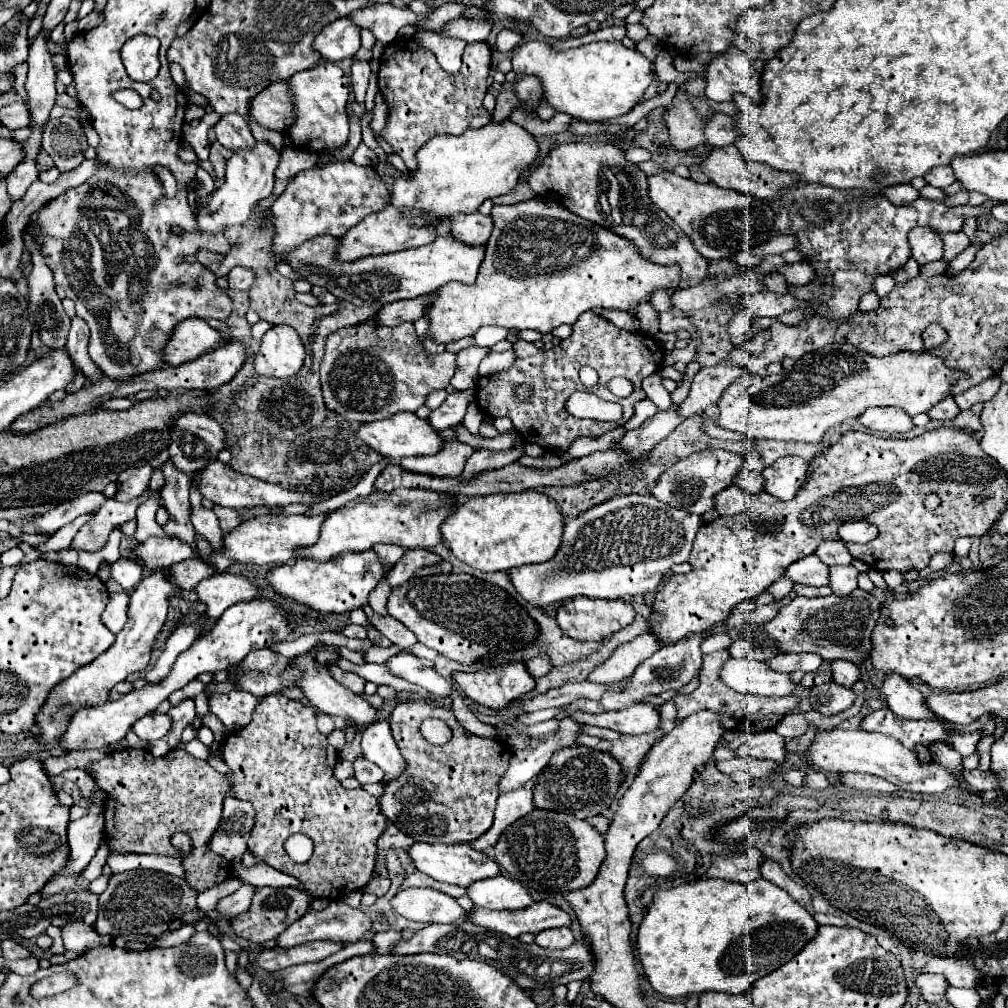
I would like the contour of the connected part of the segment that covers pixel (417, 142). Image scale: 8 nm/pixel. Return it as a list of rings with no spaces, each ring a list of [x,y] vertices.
[[[397,38],[381,54],[379,90],[389,106],[389,122],[381,136],[415,170],[417,150],[437,134],[463,134],[467,128],[485,126],[491,114],[483,108],[487,76],[491,68],[491,46],[487,42],[467,44],[463,66],[457,74],[447,74],[431,50],[421,48],[415,38]]]

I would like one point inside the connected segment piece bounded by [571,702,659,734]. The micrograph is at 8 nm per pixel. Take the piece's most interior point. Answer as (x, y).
(641, 718)

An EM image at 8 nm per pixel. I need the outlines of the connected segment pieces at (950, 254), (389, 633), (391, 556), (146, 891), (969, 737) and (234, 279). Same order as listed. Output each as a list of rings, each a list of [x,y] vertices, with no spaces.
[[[947,232],[943,234],[943,260],[945,262],[951,262],[957,254],[961,254],[969,244],[971,240],[965,236],[965,232]]]
[[[365,606],[363,610],[365,610],[369,622],[373,622],[373,626],[383,636],[387,636],[393,644],[397,644],[399,648],[411,648],[415,642],[419,642],[419,640],[415,640],[415,634],[407,626],[403,626],[401,622],[397,622],[395,618],[391,618],[391,616],[379,616],[369,606]]]
[[[381,544],[381,546],[375,546],[373,548],[377,554],[379,554],[379,558],[391,568],[409,548],[399,548],[399,546],[385,546],[385,544]]]
[[[133,870],[113,874],[105,892],[99,896],[99,914],[95,928],[101,936],[137,936],[149,934],[159,938],[169,930],[173,920],[179,920],[185,912],[197,906],[197,892],[187,886],[179,876],[155,872],[155,870]]]
[[[951,728],[951,734],[949,736],[949,746],[953,750],[957,750],[961,756],[969,756],[975,752],[977,748],[977,742],[983,738],[983,732],[981,730],[975,730],[975,732],[961,732],[961,730],[955,730]]]
[[[237,266],[229,272],[229,290],[249,290],[255,280],[255,270]]]

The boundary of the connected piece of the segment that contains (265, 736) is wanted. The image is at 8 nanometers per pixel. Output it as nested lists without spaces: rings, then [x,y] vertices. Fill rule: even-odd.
[[[269,694],[253,710],[253,720],[243,728],[235,730],[223,742],[223,760],[233,770],[231,794],[239,800],[253,802],[257,816],[255,828],[249,838],[249,850],[273,868],[295,876],[307,892],[315,898],[341,900],[347,894],[365,888],[373,878],[373,868],[377,862],[377,840],[385,832],[389,818],[385,818],[379,798],[367,794],[365,790],[345,790],[341,782],[333,776],[333,766],[339,762],[339,752],[327,742],[327,736],[317,728],[317,712],[313,706],[285,698],[283,694]],[[291,834],[305,834],[313,840],[313,856],[297,864],[285,852],[285,840]]]

